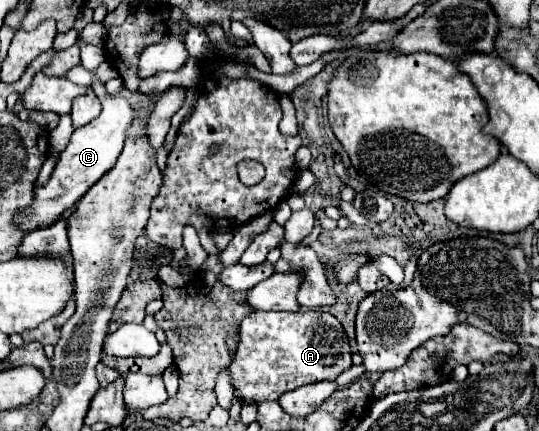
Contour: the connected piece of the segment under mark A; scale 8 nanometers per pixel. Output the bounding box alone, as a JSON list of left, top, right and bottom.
[230,310,352,404]

